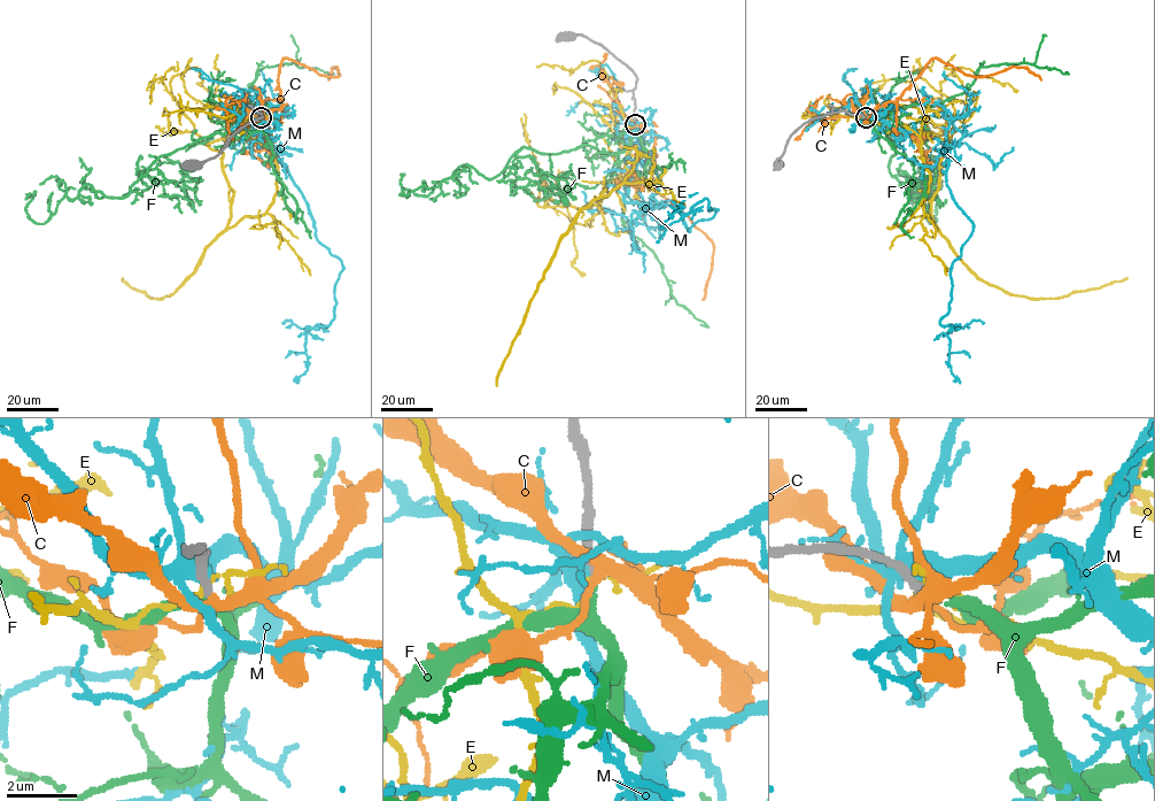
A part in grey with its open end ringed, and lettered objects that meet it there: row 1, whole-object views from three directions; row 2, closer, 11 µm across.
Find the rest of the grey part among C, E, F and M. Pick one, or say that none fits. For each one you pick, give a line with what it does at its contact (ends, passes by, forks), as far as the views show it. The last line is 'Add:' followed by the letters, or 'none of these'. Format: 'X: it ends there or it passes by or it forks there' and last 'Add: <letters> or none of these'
F: it ends there
Add: F

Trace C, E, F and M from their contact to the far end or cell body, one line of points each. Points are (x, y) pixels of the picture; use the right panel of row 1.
C: (866, 117), (875, 108), (896, 102), (933, 59), (979, 77), (1022, 67), (1041, 79)
E: (866, 117), (915, 141), (937, 228), (951, 145), (940, 83), (967, 68), (1016, 90)
F: (866, 117), (896, 132), (886, 135), (890, 174), (928, 199), (933, 223), (937, 193), (915, 193)
M: (865, 116), (942, 143), (946, 185), (973, 223), (939, 322), (955, 329), (953, 380)

